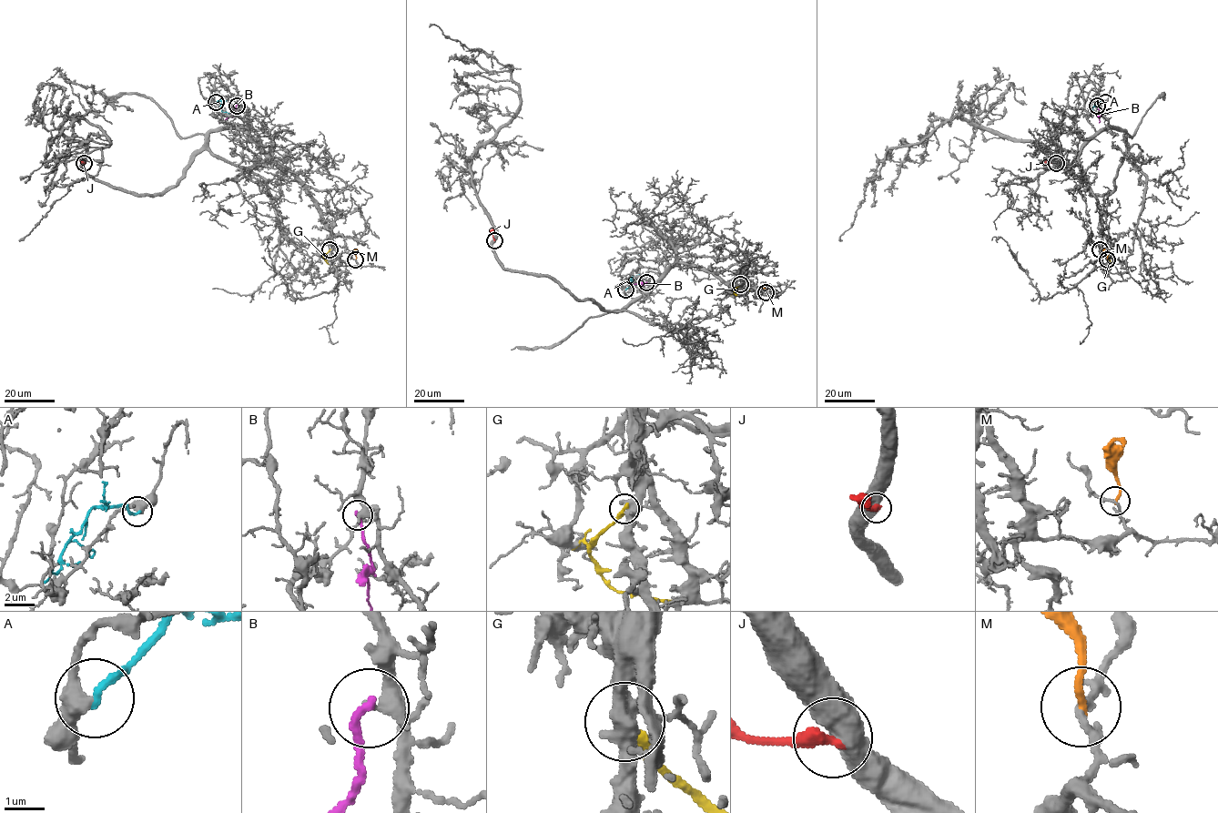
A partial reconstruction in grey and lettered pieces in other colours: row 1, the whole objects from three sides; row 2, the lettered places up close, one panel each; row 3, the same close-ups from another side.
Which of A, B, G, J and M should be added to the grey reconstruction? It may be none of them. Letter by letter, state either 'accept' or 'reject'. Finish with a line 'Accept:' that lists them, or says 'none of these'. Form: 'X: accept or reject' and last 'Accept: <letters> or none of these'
A: reject
B: reject
G: reject
J: reject
M: reject
Accept: none of these

